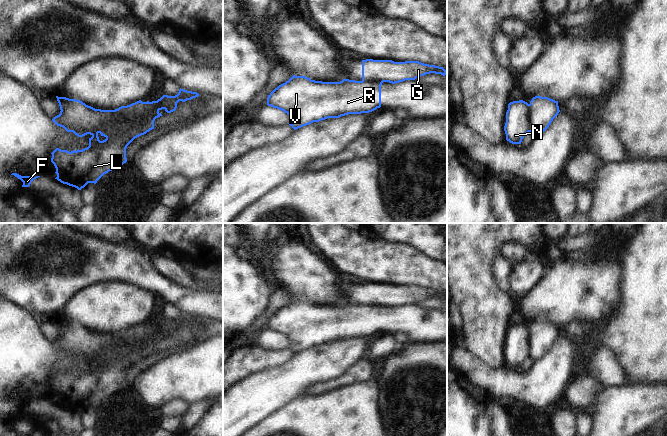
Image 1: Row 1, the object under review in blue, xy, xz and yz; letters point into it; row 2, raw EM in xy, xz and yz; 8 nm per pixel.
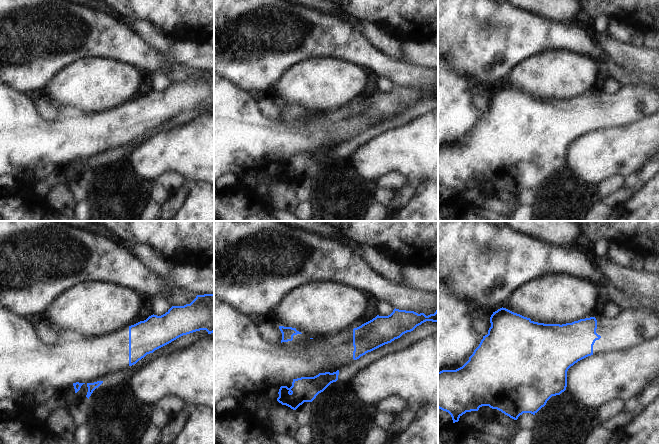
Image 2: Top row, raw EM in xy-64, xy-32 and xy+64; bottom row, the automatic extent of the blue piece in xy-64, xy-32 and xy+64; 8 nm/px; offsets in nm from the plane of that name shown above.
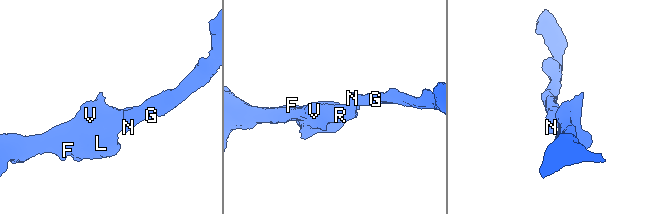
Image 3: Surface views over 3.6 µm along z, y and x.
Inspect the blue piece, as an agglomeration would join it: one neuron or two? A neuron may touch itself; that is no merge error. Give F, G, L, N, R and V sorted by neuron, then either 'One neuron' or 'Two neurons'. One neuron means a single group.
Groups: F L R V / G N. Two neurons.

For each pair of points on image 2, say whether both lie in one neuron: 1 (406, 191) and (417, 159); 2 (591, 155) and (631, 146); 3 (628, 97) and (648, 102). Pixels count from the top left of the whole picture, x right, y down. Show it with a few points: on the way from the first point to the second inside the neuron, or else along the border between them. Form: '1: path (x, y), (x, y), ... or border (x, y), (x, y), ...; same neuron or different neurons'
1: border (408, 180), (419, 182); different neurons
2: path (601, 153), (621, 151); same neuron
3: path (633, 100), (643, 100); same neuron

